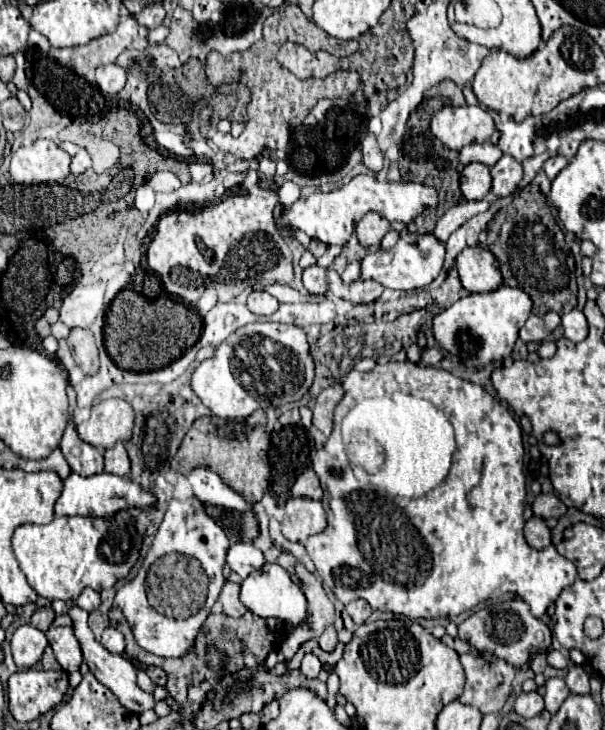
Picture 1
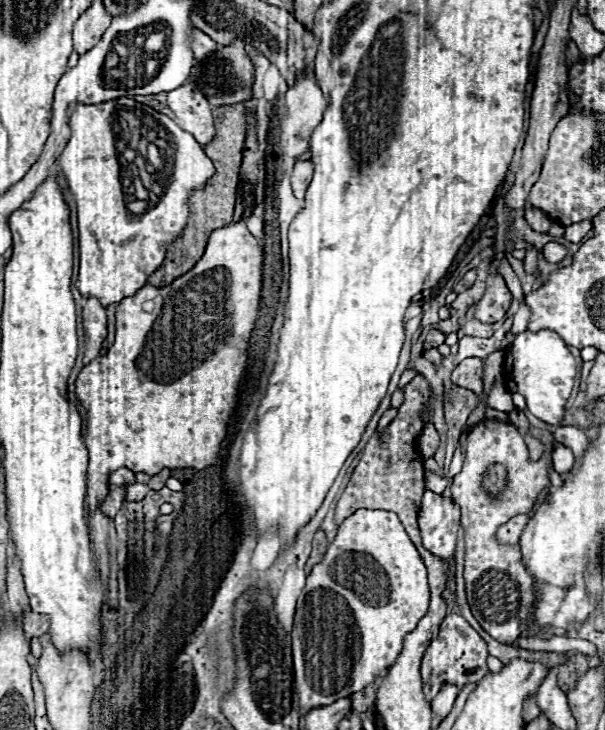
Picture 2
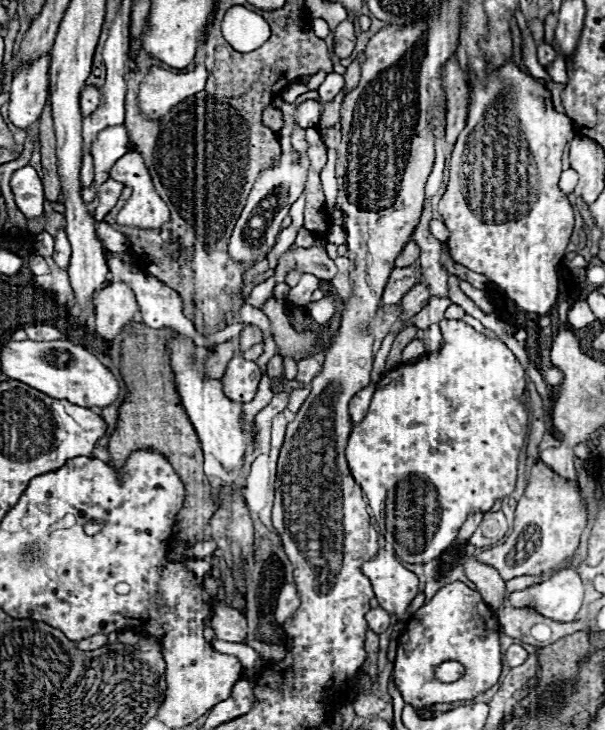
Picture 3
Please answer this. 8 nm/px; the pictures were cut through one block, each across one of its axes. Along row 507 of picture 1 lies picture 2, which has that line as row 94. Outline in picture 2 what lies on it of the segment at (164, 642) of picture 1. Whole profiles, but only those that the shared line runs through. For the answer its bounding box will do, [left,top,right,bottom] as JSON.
[168,82,216,146]

